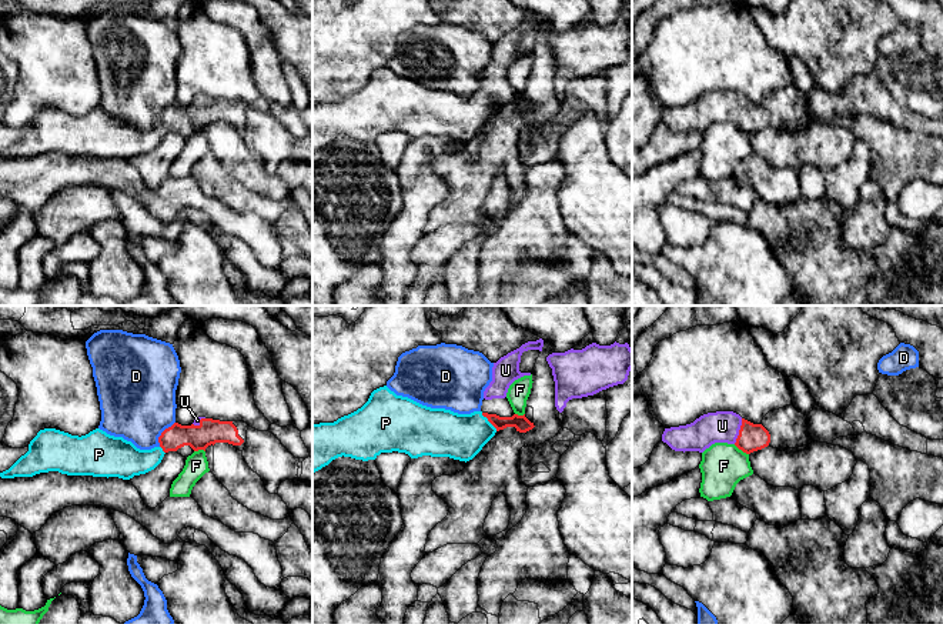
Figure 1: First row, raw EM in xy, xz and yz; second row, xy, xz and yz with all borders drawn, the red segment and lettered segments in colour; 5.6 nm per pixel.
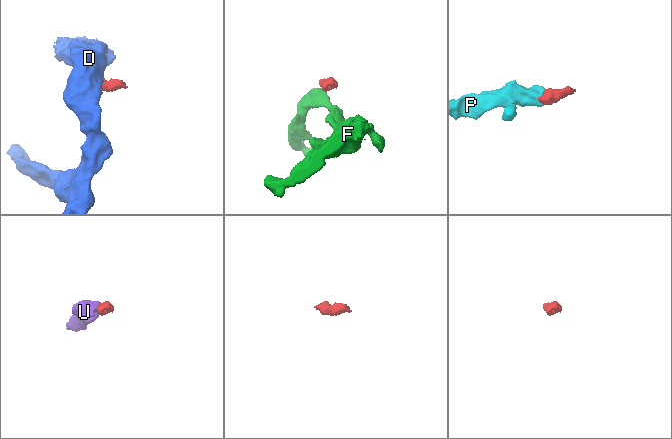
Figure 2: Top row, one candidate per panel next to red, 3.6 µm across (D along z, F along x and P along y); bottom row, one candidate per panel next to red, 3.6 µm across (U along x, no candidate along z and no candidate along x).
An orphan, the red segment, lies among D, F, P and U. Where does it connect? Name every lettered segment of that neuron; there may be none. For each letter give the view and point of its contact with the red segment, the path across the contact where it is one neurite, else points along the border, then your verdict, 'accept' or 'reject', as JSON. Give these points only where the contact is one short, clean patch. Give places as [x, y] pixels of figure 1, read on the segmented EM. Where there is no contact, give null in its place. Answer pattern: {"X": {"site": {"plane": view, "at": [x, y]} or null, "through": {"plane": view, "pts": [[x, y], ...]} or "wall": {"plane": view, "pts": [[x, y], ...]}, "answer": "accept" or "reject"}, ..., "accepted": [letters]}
{"D": {"site": {"plane": "xy", "at": [161, 433]}, "wall": {"plane": "xy", "pts": [[174, 421], [159, 437], [159, 446]]}, "answer": "reject"}, "F": {"site": {"plane": "yz", "at": [741, 449]}, "wall": {"plane": "yz", "pts": [[733, 444], [748, 454]]}, "answer": "reject"}, "P": {"site": {"plane": "xz", "at": [488, 420]}, "through": {"plane": "xz", "pts": [[521, 423], [488, 420], [481, 427], [461, 437]]}, "answer": "accept"}, "U": {"site": {"plane": "yz", "at": [739, 431]}, "through": {"plane": "yz", "pts": [[752, 437], [739, 431], [722, 426]]}, "answer": "accept"}, "accepted": ["P", "U"]}

